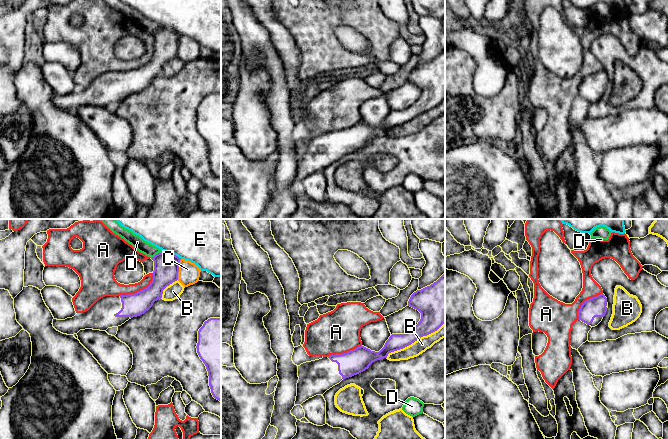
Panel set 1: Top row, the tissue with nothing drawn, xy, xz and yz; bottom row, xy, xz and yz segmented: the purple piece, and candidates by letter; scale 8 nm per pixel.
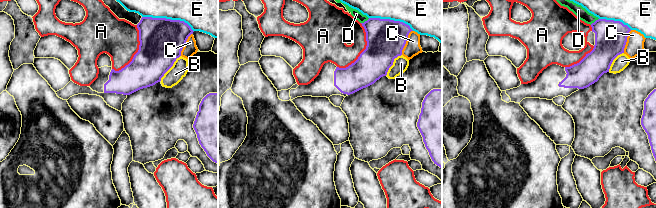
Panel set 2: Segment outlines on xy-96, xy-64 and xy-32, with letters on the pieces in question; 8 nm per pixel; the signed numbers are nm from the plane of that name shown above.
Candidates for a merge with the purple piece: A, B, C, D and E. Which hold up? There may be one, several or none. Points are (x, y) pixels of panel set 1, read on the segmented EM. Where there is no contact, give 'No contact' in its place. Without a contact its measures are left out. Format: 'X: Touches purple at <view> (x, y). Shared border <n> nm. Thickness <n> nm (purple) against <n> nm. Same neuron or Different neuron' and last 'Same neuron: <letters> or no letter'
A: Touches purple at xy (139, 291). Shared border 340 nm. Thickness 190 nm (purple) against 150 nm. Different neuron
B: Touches purple at xz (414, 341). Shared border 550 nm. Thickness 190 nm (purple) against 110 nm. Different neuron
C: Touches purple at xy (178, 269). Shared border 170 nm. Thickness 200 nm (purple) against 170 nm. Different neuron
D: Touches purple at xy (157, 254). Shared border 120 nm. Thickness 200 nm (purple) against 100 nm. Different neuron
E: Touches purple at xy (172, 254). Shared border 170 nm. Thickness 200 nm (purple) against 500 nm. Different neuron
Same neuron: no letter

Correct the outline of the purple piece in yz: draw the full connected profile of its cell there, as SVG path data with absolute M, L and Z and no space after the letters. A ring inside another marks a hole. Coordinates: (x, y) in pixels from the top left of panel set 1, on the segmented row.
M603 293L590 298L581 305L578 312L579 320L591 327L595 327L602 321L607 308L607 298Z

